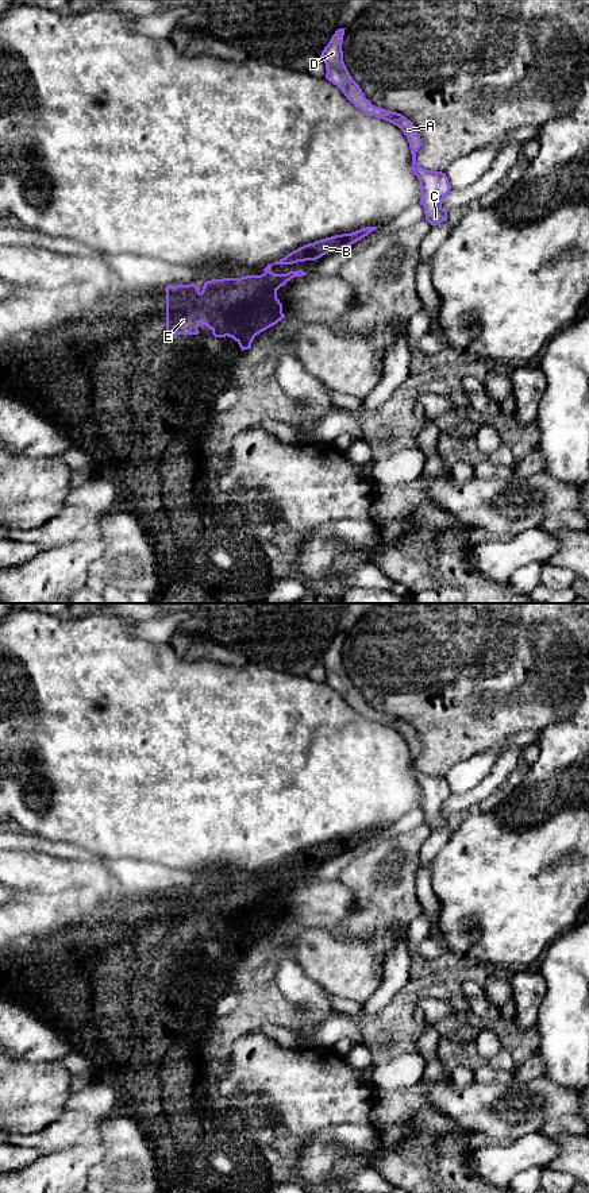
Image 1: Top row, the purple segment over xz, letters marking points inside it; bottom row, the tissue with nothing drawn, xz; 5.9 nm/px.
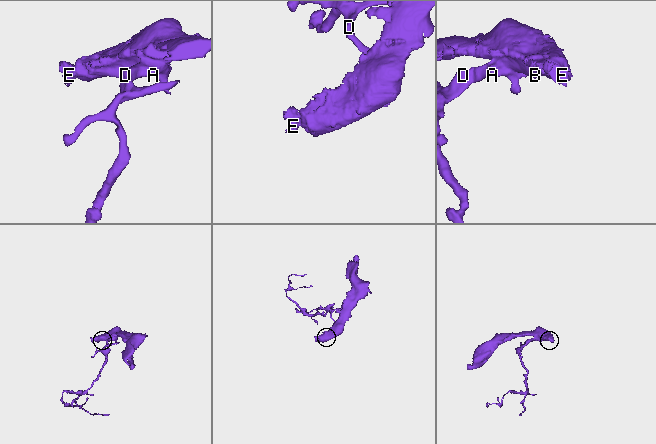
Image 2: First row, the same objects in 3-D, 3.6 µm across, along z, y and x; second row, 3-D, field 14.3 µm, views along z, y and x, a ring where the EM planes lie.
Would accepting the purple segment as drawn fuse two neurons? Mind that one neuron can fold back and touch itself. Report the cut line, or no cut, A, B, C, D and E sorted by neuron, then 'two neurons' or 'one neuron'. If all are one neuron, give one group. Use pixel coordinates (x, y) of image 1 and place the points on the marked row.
no cut | A B C D E | one neuron

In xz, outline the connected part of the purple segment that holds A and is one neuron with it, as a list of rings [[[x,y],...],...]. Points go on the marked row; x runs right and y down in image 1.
[[[346,28],[336,30],[328,45],[322,51],[320,58],[324,61],[327,70],[326,78],[336,85],[347,100],[362,112],[393,123],[404,132],[412,154],[412,170],[420,184],[420,205],[424,208],[426,220],[431,225],[446,221],[449,216],[447,211],[442,208],[442,201],[451,190],[446,173],[426,170],[416,162],[416,152],[421,146],[421,139],[411,120],[401,113],[381,109],[365,97],[362,89],[353,80],[343,62],[342,43],[344,30]]]

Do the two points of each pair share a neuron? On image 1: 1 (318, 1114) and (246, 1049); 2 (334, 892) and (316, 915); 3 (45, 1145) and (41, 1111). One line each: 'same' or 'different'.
1: same
2: same
3: different

